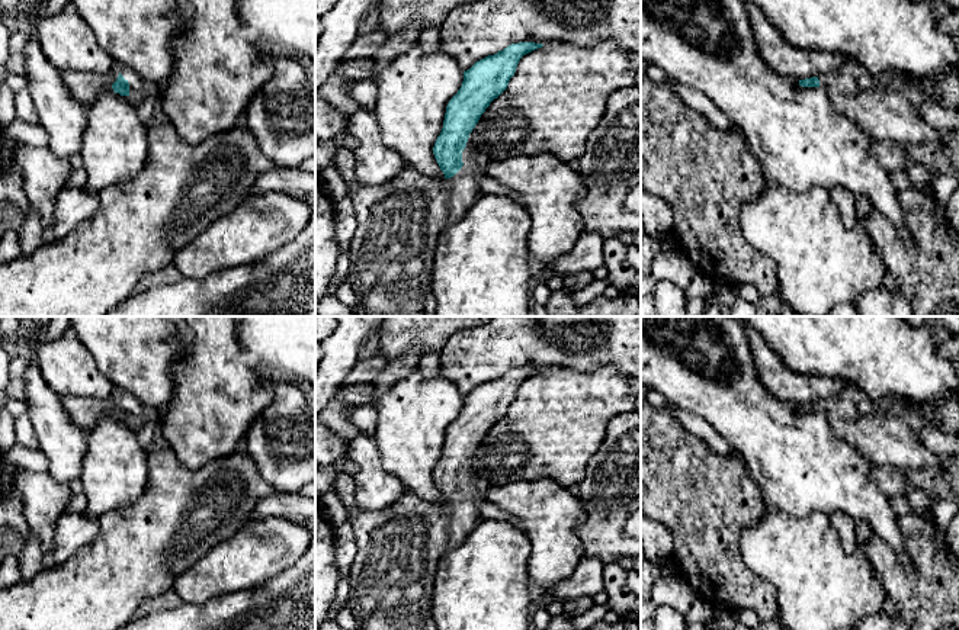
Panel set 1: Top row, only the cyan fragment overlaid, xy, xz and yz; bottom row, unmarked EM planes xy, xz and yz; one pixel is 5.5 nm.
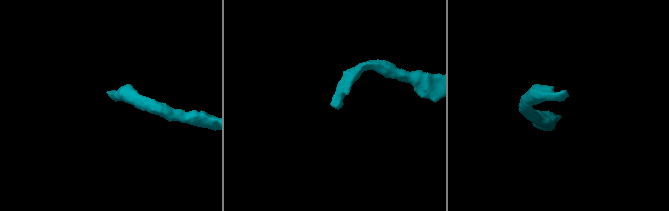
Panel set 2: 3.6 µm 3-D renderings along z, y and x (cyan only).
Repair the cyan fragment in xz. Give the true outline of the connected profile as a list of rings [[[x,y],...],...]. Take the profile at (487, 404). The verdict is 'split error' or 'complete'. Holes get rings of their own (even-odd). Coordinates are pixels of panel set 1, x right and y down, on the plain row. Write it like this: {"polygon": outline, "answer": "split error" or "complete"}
{"polygon": [[[535,367],[511,369],[464,396],[462,411],[446,431],[443,453],[433,472],[443,502],[424,501],[405,489],[385,508],[368,511],[357,507],[352,515],[341,515],[355,531],[356,556],[349,573],[347,607],[356,630],[436,630],[432,597],[437,563],[464,543],[481,518],[474,495],[462,492],[462,476],[481,440],[507,414],[520,383],[542,372]]], "answer": "split error"}

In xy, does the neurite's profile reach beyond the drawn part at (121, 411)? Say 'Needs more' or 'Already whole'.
Needs more

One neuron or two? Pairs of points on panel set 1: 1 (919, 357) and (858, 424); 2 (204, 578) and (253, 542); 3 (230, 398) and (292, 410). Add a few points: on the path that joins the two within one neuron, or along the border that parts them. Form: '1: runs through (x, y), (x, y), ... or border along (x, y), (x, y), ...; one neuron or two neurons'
1: border along (849, 386), (872, 401), (914, 405); two neurons
2: runs through (215, 574), (227, 568), (241, 553); one neuron
3: border along (272, 385), (270, 404), (252, 423), (247, 433); two neurons

